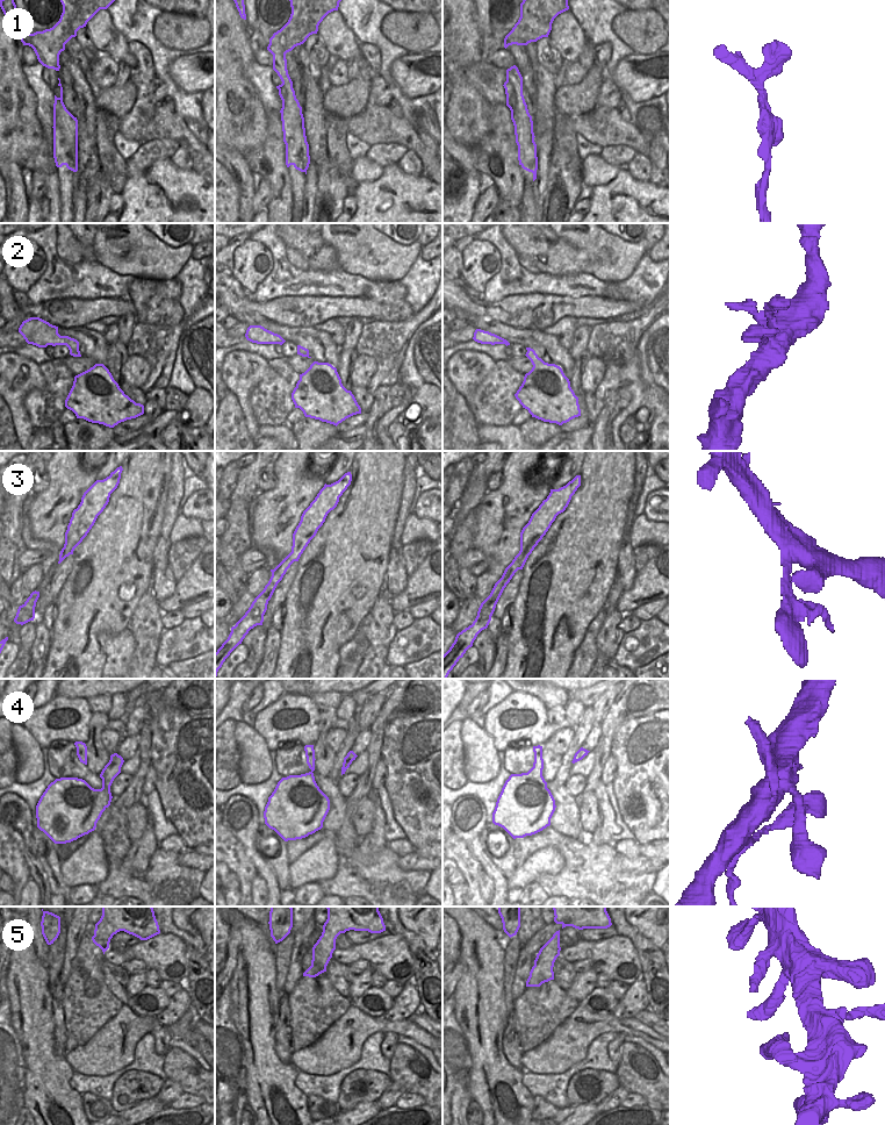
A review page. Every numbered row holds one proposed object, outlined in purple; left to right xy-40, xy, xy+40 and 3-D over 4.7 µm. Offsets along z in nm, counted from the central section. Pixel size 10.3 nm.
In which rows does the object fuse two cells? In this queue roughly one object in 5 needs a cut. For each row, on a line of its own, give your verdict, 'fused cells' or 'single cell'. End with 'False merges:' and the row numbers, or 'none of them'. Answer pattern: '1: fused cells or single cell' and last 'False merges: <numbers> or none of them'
1: single cell
2: single cell
3: single cell
4: single cell
5: single cell
False merges: none of them

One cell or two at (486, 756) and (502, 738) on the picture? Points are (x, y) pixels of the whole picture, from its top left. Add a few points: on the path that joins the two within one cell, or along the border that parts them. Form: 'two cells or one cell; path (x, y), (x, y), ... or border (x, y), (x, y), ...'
two cells; border (482, 728), (491, 738), (497, 751)

